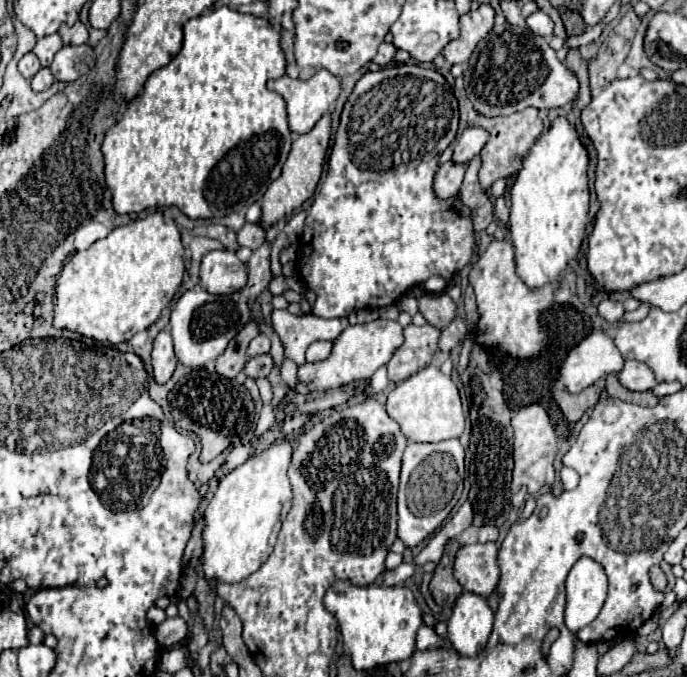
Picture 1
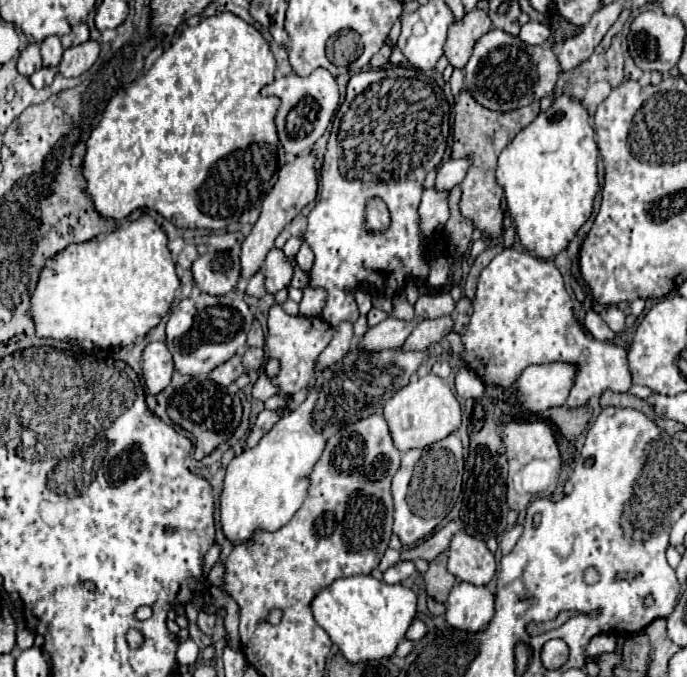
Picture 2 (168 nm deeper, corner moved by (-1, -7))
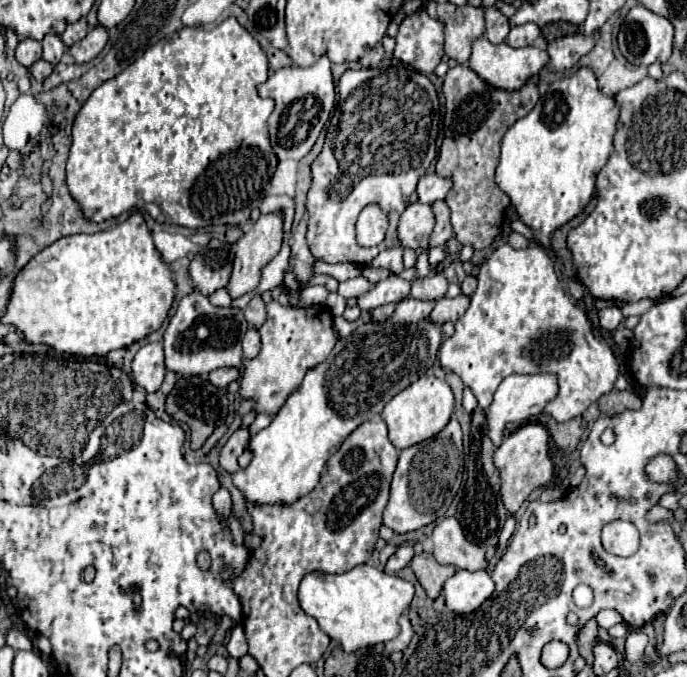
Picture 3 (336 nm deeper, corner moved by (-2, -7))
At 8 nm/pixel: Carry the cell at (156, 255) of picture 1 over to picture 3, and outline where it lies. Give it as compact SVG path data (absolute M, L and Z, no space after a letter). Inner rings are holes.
M133 212L123 224L97 232L75 234L57 240L19 272L3 322L19 328L27 342L47 344L59 352L77 356L105 356L115 348L125 348L155 332L167 318L175 298L175 282L169 266L153 244L151 230L141 212Z

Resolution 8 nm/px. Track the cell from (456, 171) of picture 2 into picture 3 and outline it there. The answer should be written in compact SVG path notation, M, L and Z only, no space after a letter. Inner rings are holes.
M435 172L425 174L419 184L417 184L417 194L419 194L419 202L425 204L433 204L437 200L443 200L449 190L453 188L453 180L447 176L439 176Z

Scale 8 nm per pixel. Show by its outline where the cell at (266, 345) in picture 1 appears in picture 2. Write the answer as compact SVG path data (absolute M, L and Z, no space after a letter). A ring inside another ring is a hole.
M254 318L254 324L248 332L248 346L264 346L264 332L258 318Z

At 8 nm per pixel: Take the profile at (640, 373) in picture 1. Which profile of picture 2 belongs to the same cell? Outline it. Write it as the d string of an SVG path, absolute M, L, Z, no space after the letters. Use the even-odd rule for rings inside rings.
M504 248L482 270L474 298L474 314L466 326L466 332L462 332L462 344L464 344L464 356L460 358L460 364L474 370L484 384L496 388L508 388L510 384L514 384L518 374L530 364L546 364L546 362L574 364L578 372L574 376L572 390L578 390L578 394L568 396L564 404L566 408L584 406L592 396L600 396L604 390L628 392L632 384L626 350L612 342L600 342L596 338L588 338L582 326L578 324L578 320L574 318L572 300L564 288L562 274L554 266L554 262L536 258L530 252L518 252L514 248Z

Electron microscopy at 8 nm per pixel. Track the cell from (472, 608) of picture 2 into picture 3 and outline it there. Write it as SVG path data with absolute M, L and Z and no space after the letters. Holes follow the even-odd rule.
M457 570L443 586L443 596L447 600L447 608L455 614L471 614L475 612L487 598L491 598L495 584L491 576L483 572L467 572Z

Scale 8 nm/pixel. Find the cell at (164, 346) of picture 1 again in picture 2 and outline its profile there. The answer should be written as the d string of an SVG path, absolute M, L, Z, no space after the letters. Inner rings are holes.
M150 342L142 352L142 376L150 394L162 392L172 378L174 362L164 342Z

